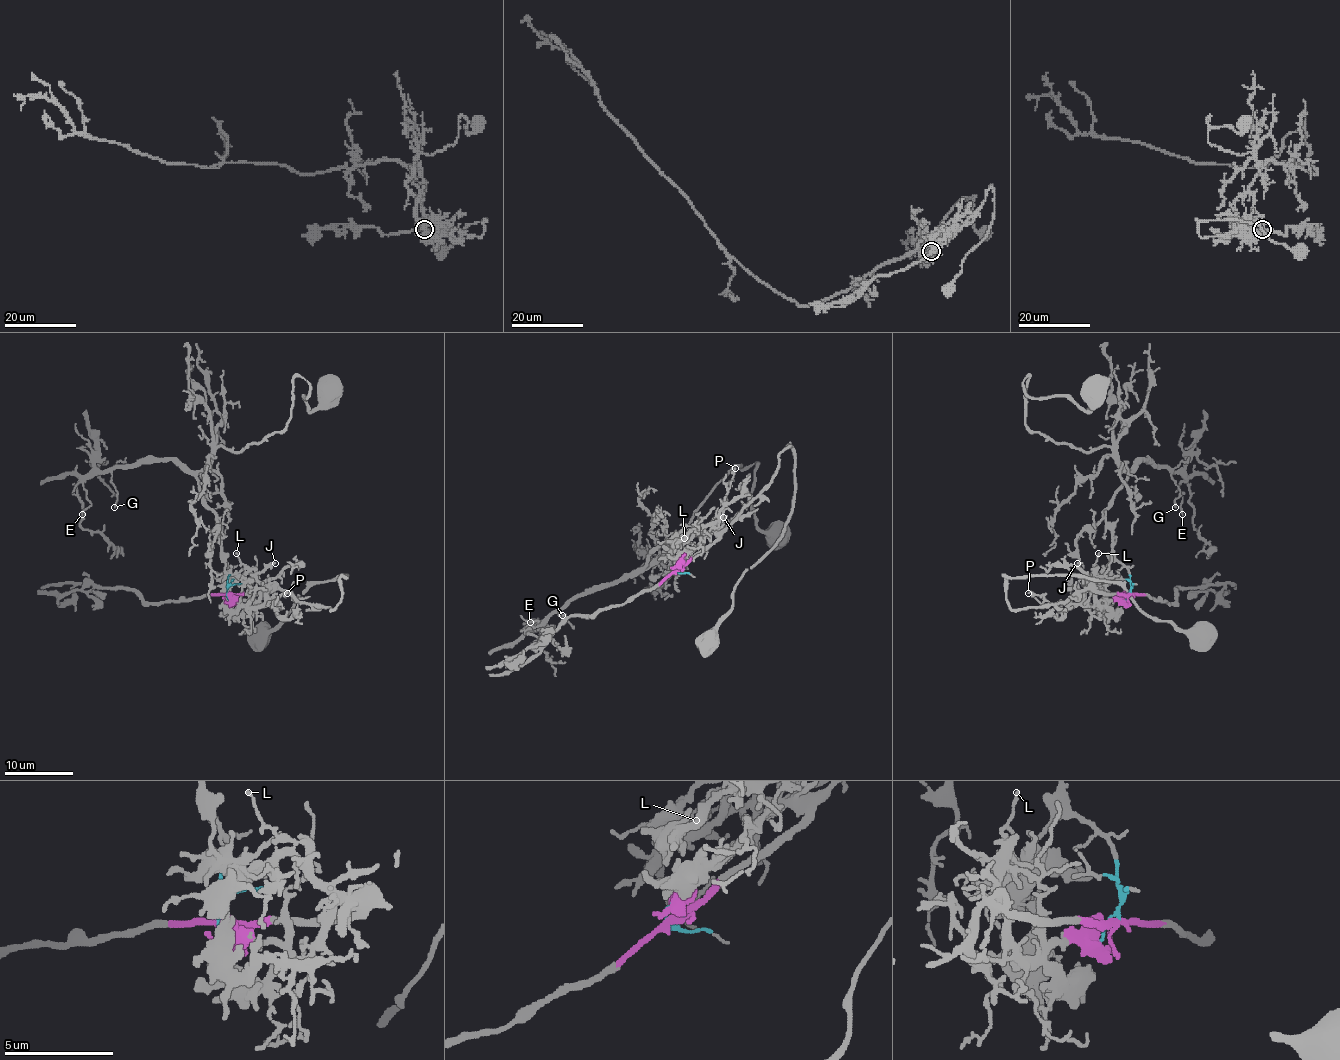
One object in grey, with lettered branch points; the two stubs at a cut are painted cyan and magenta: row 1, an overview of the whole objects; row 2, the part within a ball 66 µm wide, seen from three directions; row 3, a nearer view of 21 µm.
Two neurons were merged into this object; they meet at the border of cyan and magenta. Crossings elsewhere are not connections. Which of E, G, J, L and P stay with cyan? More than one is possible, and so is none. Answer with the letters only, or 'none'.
E, G

